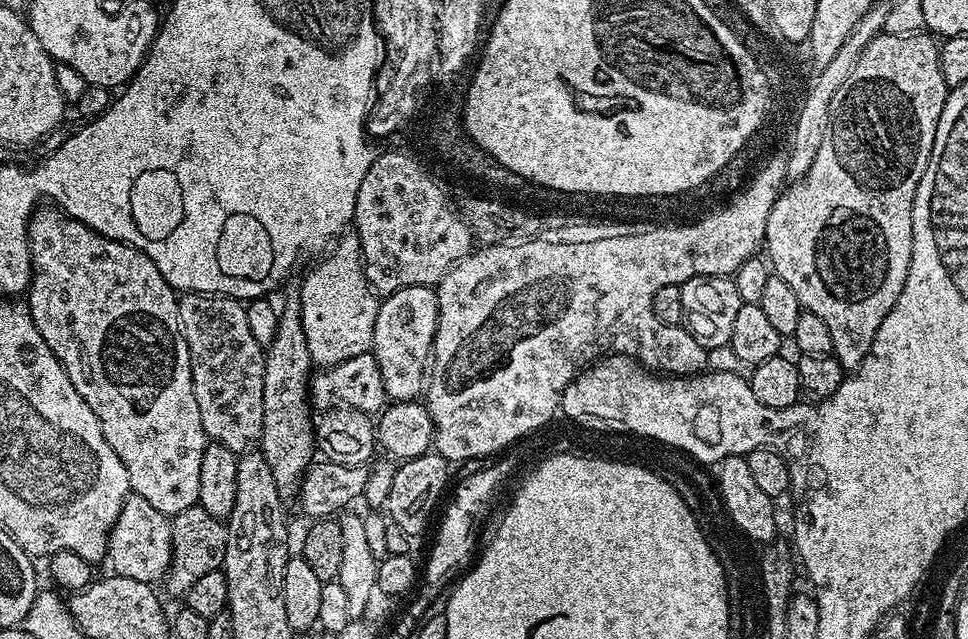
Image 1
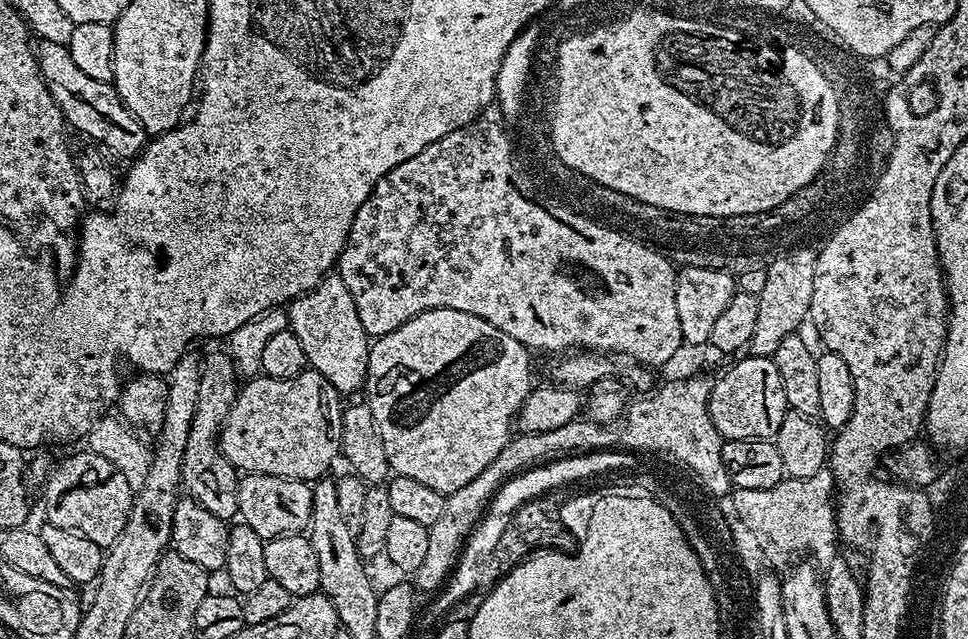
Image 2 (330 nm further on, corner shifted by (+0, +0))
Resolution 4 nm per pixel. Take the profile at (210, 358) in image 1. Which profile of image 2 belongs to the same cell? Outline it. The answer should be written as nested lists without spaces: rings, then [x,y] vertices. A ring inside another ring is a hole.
[[[221,354],[203,361],[200,369],[197,406],[190,424],[190,434],[186,439],[186,450],[183,465],[182,488],[191,499],[198,501],[210,514],[231,521],[239,510],[238,469],[220,453],[220,427],[230,414],[232,404],[238,391],[238,373],[231,356]]]

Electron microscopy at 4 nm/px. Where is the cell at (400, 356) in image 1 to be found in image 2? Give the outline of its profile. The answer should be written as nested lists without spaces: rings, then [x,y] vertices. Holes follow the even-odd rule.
[[[449,308],[426,310],[398,326],[398,330],[375,337],[368,350],[366,402],[378,434],[382,434],[389,469],[445,494],[462,490],[470,478],[478,478],[507,446],[520,407],[534,387],[528,355],[525,344],[502,334],[498,326]]]

